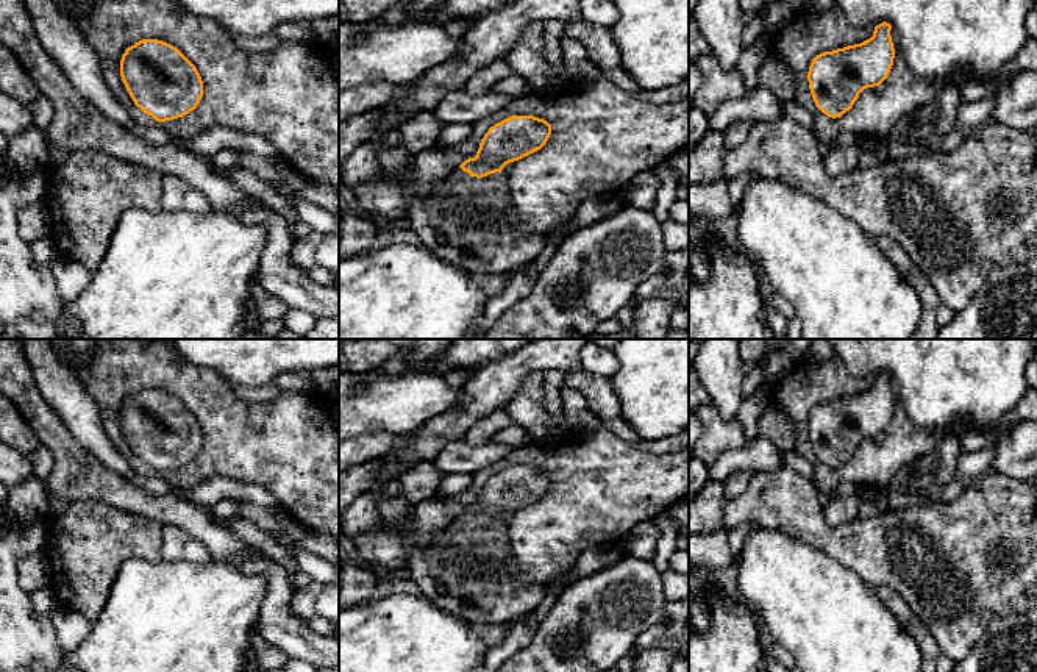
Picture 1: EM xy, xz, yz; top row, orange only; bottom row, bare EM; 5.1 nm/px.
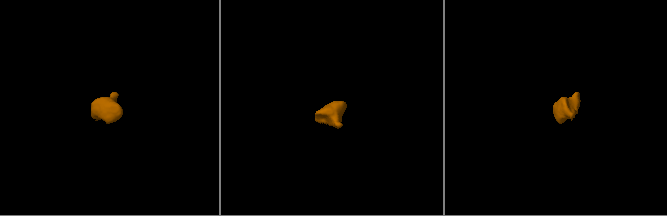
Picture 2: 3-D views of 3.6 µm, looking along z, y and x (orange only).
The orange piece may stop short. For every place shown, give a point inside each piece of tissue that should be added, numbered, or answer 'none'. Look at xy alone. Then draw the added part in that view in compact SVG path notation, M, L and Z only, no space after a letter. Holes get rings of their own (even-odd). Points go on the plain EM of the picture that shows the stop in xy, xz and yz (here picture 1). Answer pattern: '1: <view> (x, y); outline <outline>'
none

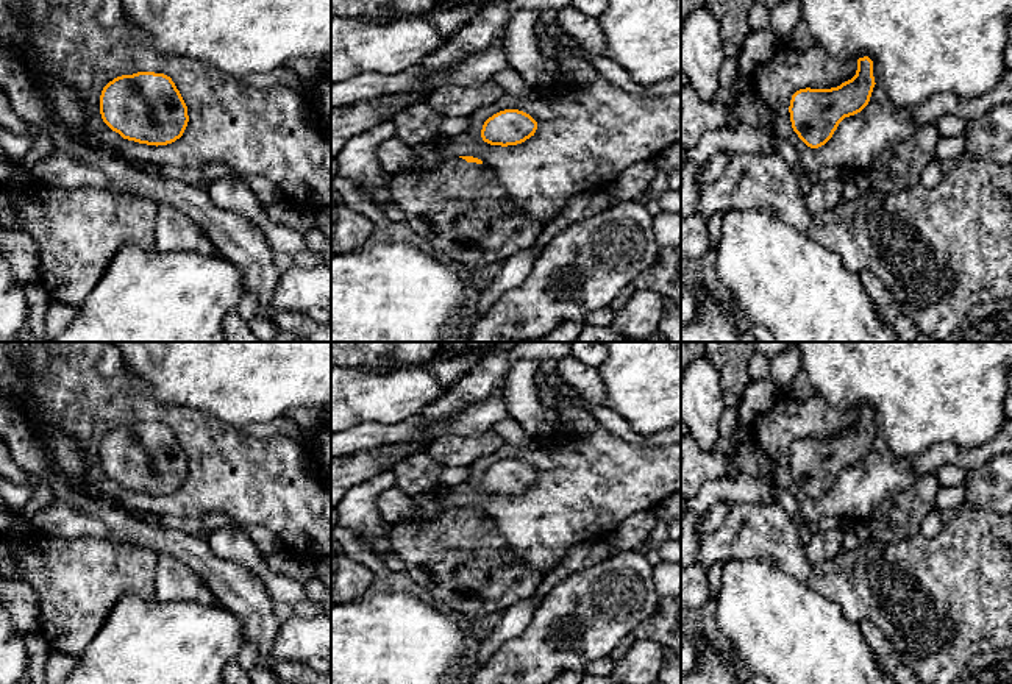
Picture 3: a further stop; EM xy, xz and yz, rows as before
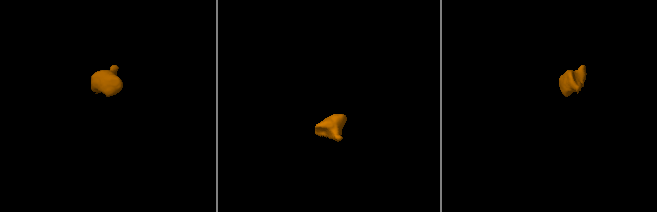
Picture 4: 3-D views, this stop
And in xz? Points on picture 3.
1: xz (459, 558); outline M451 506L426 522L404 520L392 525L390 539L409 576L436 601L448 604L465 618L503 614L517 603L533 598L545 575L522 562L494 528L489 515L467 512L459 506Z

